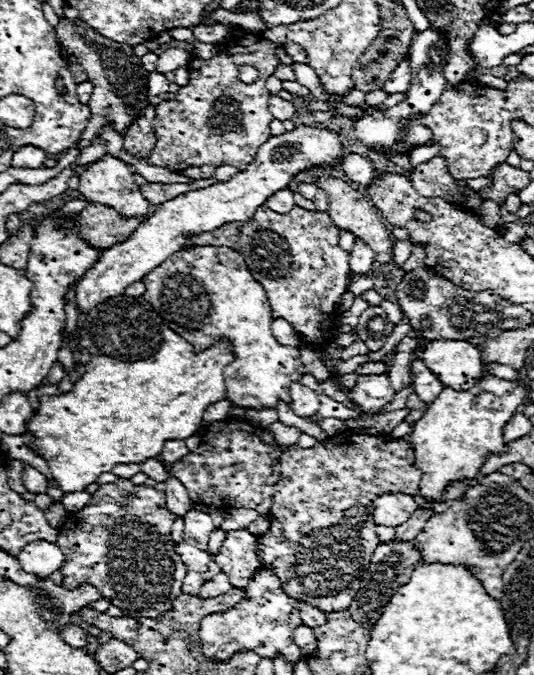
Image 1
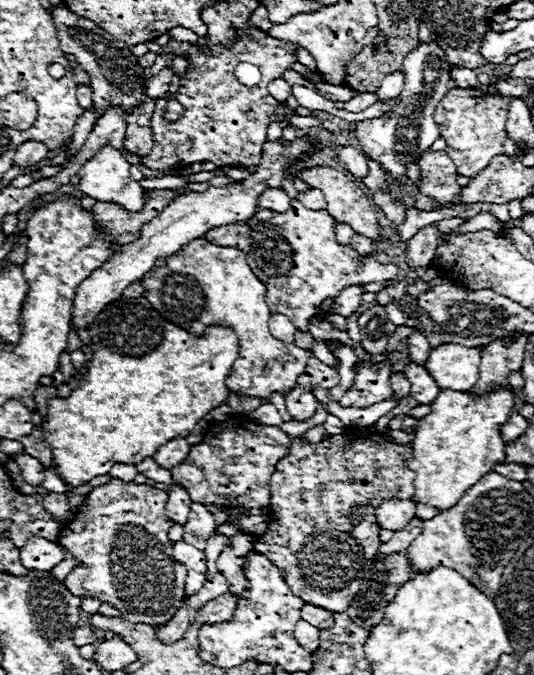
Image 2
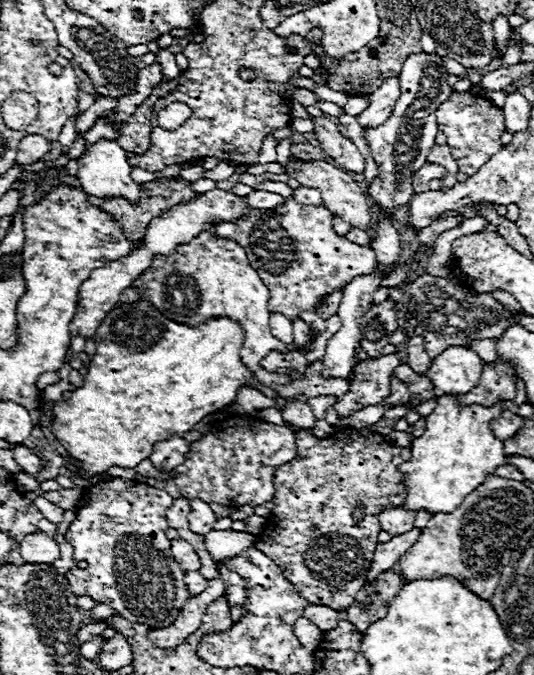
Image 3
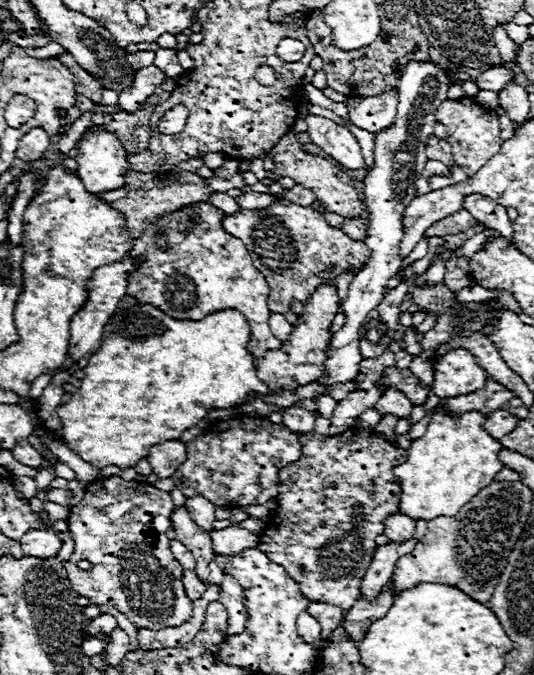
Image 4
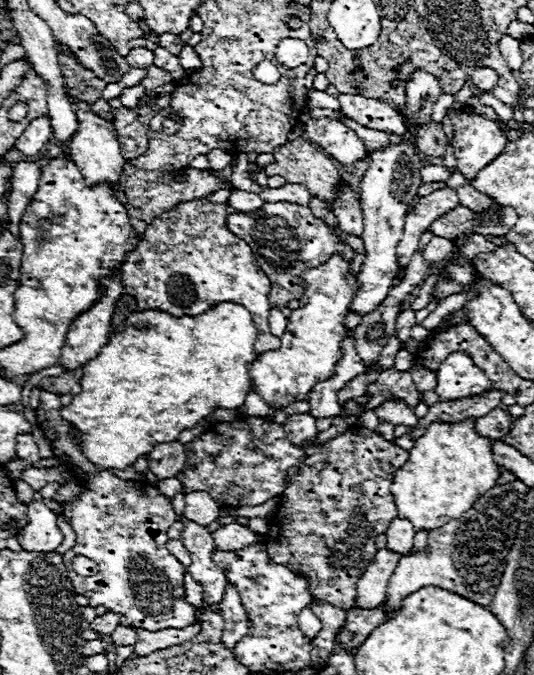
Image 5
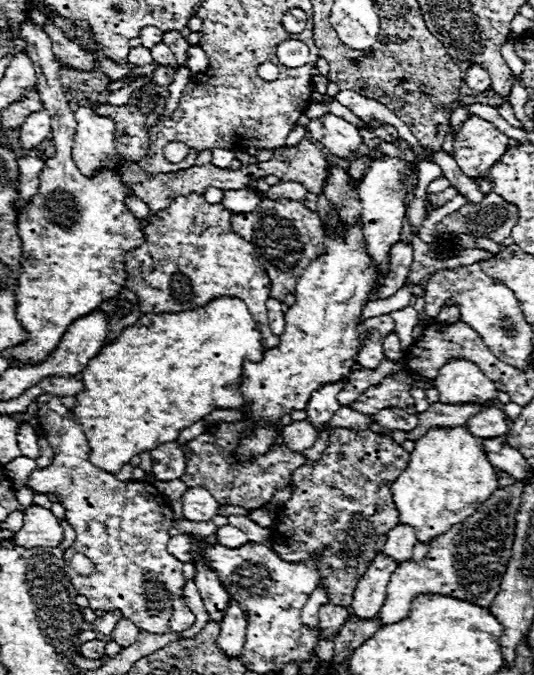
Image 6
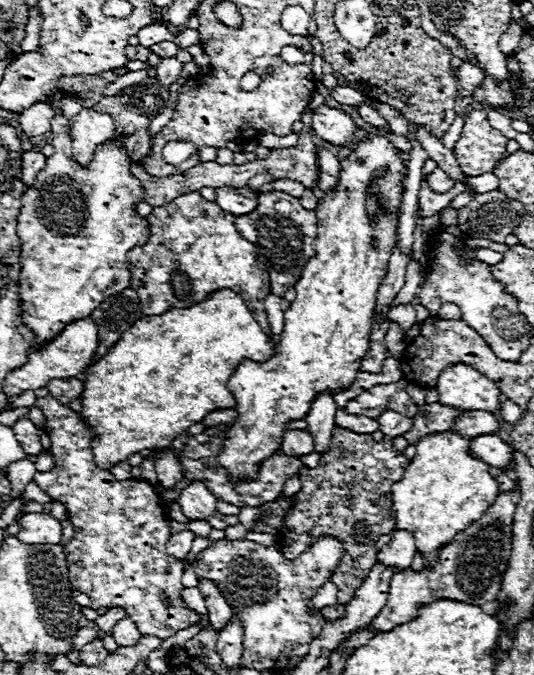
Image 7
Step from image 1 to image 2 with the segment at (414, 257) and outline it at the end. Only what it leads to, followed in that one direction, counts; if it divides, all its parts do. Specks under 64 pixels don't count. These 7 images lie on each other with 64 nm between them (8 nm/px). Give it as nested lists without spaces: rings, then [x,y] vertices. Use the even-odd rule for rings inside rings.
[[[434,226],[420,228],[420,232],[408,240],[408,248],[406,248],[408,266],[412,268],[428,266],[434,256],[434,250],[436,250],[436,228]]]

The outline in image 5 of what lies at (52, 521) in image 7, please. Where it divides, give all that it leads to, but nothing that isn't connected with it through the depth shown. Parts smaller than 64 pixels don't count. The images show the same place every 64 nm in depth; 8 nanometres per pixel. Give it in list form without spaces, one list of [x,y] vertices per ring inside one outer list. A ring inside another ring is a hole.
[[[30,502],[28,518],[30,522],[24,526],[22,534],[16,536],[22,550],[54,552],[62,542],[62,534],[56,526],[56,514],[42,502]]]

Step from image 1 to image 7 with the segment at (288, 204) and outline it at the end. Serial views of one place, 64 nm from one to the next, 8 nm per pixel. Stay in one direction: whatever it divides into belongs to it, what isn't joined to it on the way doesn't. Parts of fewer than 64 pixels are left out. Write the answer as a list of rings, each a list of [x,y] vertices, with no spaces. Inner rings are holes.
[[[218,188],[216,204],[234,216],[242,216],[254,212],[258,206],[258,192],[250,188]]]

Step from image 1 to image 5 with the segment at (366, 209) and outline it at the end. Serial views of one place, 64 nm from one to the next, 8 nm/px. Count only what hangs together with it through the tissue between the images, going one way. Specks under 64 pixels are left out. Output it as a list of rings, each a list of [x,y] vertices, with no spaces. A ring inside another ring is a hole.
[[[298,138],[298,140],[288,140],[286,144],[282,144],[276,152],[274,152],[274,162],[268,164],[266,168],[262,168],[268,176],[284,176],[288,182],[294,182],[294,184],[304,184],[310,194],[314,198],[320,198],[324,200],[326,204],[334,204],[334,198],[336,198],[336,192],[338,192],[338,186],[342,184],[342,174],[340,170],[334,166],[332,158],[330,156],[324,156],[322,152],[318,152],[316,148],[312,148],[312,144],[308,144],[306,140]]]

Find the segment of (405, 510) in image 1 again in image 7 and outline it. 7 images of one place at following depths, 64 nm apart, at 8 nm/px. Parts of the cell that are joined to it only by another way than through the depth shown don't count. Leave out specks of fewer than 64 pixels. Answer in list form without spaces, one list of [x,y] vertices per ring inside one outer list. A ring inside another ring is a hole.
[[[394,530],[390,532],[390,536],[392,536],[392,542],[378,552],[378,560],[402,570],[412,564],[412,558],[416,554],[414,536],[408,530]]]

